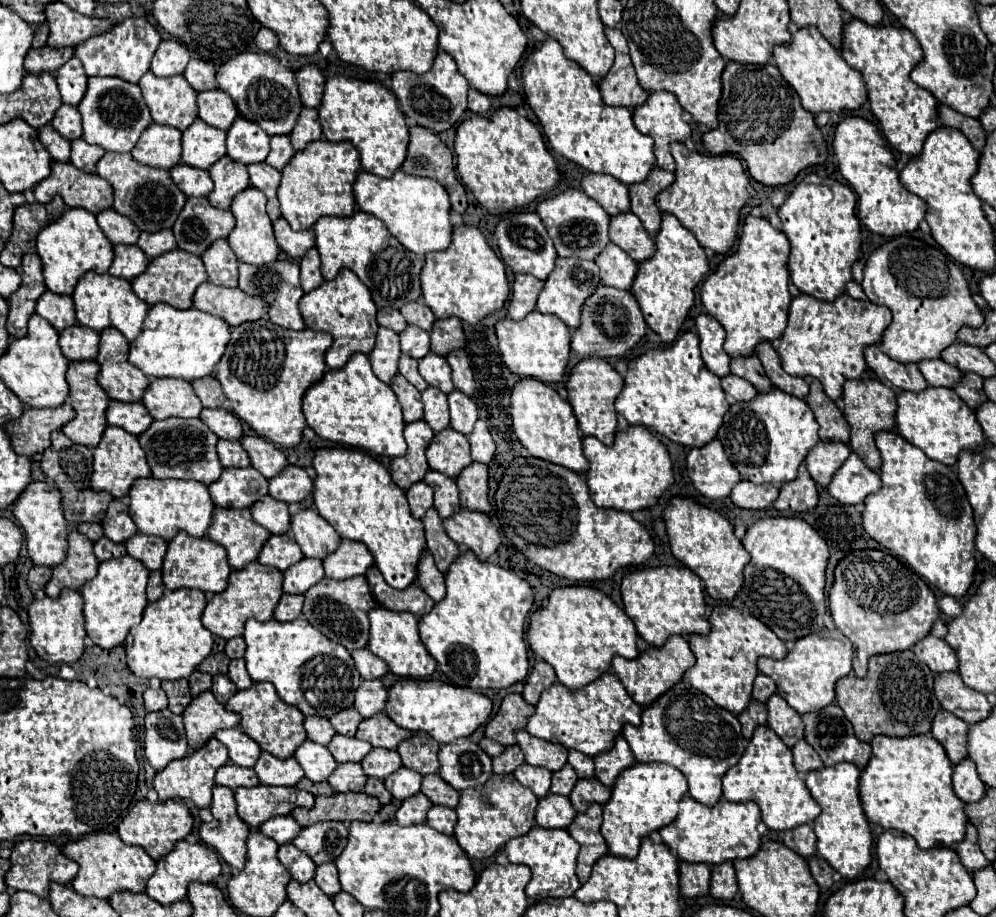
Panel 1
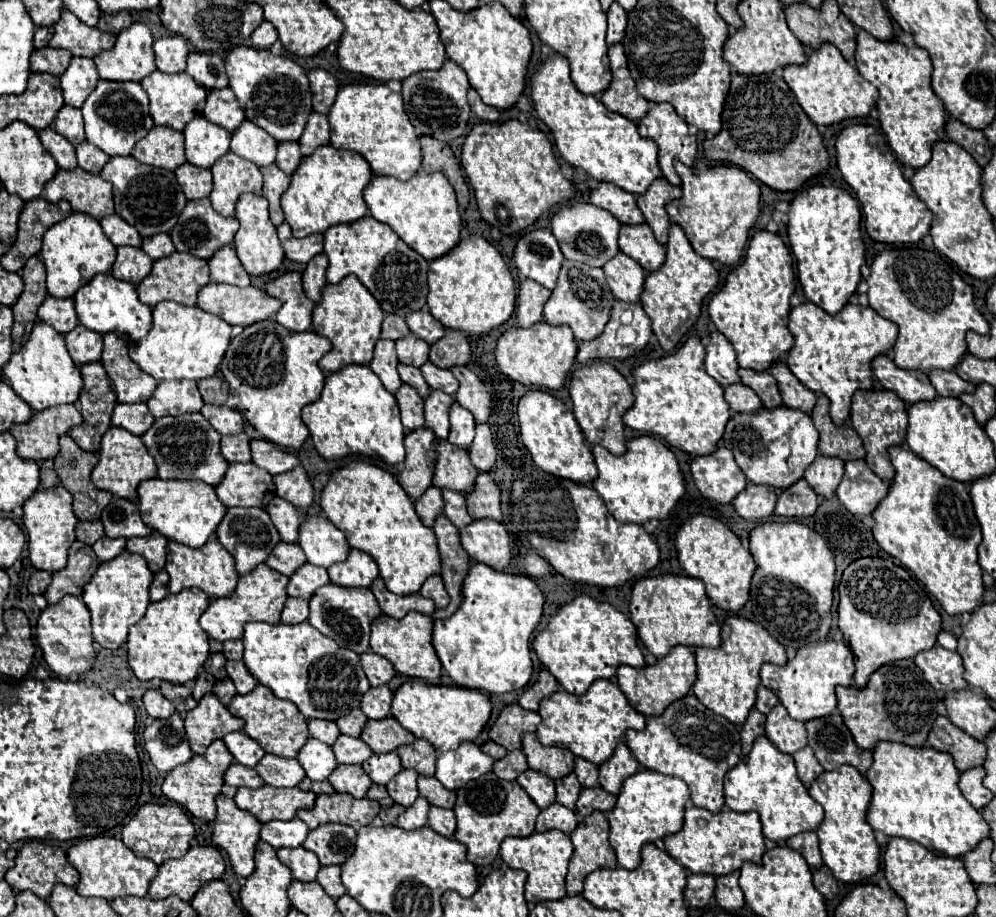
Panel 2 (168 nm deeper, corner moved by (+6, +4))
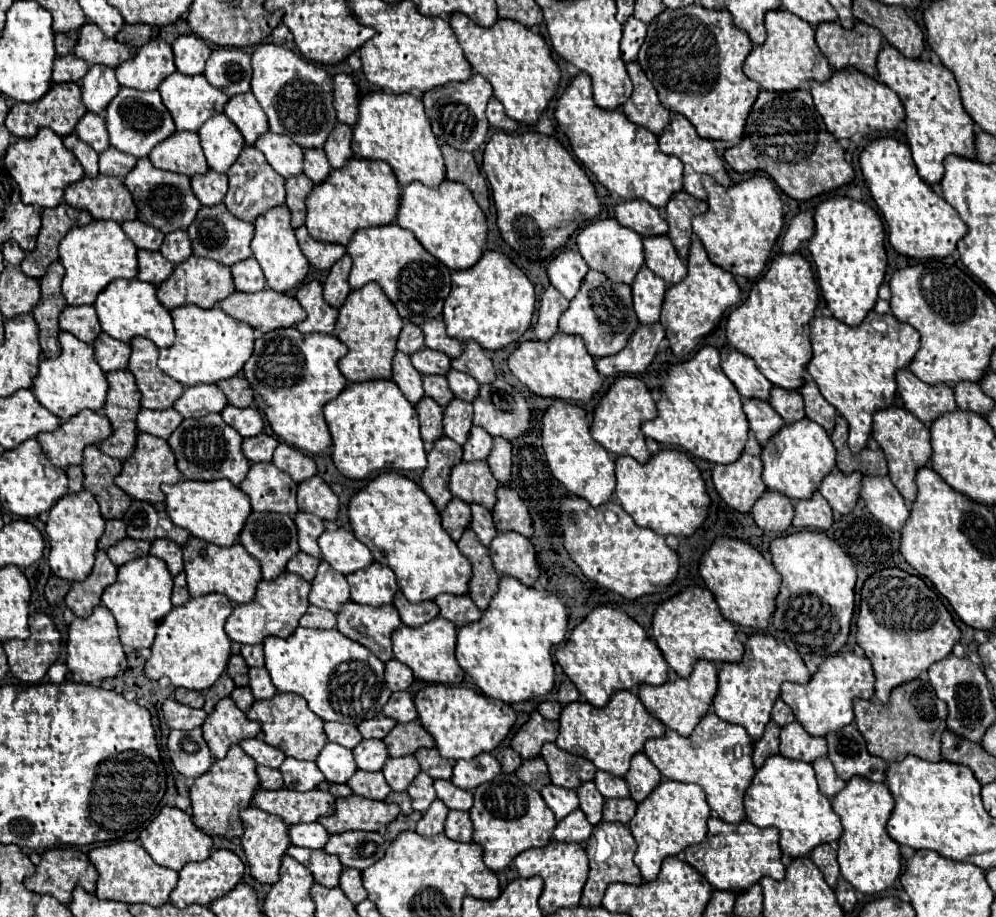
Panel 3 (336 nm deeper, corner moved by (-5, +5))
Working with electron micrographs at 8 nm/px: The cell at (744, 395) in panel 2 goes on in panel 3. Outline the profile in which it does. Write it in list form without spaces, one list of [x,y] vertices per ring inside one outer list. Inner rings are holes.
[[[747,399],[743,403],[743,409],[749,419],[749,429],[755,435],[759,445],[767,443],[767,439],[771,439],[785,425],[785,421],[779,417],[779,413],[775,409],[771,409],[769,403],[763,403],[759,399]]]

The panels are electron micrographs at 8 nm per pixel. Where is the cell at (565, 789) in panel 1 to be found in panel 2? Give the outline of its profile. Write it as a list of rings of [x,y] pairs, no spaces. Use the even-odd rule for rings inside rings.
[[[570,772],[568,776],[560,778],[554,782],[556,784],[556,802],[560,802],[562,806],[576,810],[576,800],[578,800],[578,792],[580,792],[580,782],[576,780],[576,774]]]

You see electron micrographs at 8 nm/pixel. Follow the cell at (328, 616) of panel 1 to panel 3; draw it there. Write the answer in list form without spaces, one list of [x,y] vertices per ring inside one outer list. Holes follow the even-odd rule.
[[[359,603],[343,605],[343,611],[337,615],[337,629],[365,645],[381,661],[393,659],[391,633],[401,627],[401,617],[393,605],[387,607],[369,607]]]

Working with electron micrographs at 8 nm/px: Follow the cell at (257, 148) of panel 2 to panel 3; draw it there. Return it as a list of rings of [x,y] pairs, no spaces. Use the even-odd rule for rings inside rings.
[[[265,133],[261,135],[261,139],[257,139],[255,147],[263,151],[269,165],[281,177],[289,179],[291,175],[303,173],[303,147],[293,143],[293,139],[275,133]]]

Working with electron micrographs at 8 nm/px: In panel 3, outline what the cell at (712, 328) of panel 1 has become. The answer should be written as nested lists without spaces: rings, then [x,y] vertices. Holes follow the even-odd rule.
[[[731,351],[721,367],[743,399],[761,399],[761,401],[769,399],[773,383],[763,377],[763,373],[755,367],[753,359],[741,355],[739,351]]]

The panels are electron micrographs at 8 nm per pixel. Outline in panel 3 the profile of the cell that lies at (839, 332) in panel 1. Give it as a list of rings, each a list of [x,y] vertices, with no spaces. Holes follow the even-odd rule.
[[[871,311],[859,327],[847,327],[835,317],[817,317],[811,321],[813,359],[807,373],[819,385],[821,395],[847,419],[849,423],[849,449],[859,453],[867,447],[871,435],[873,415],[895,403],[897,381],[895,373],[911,363],[919,349],[919,333],[899,323],[895,315],[877,315]]]

